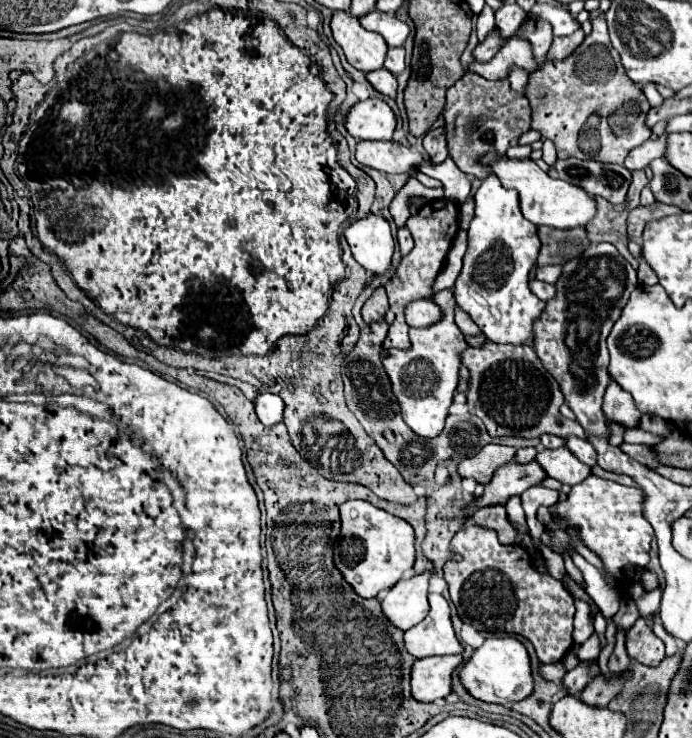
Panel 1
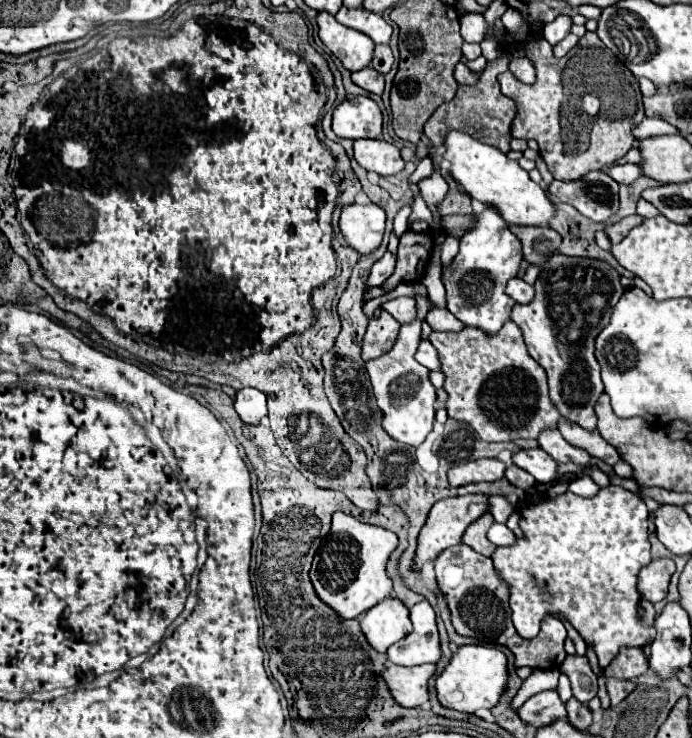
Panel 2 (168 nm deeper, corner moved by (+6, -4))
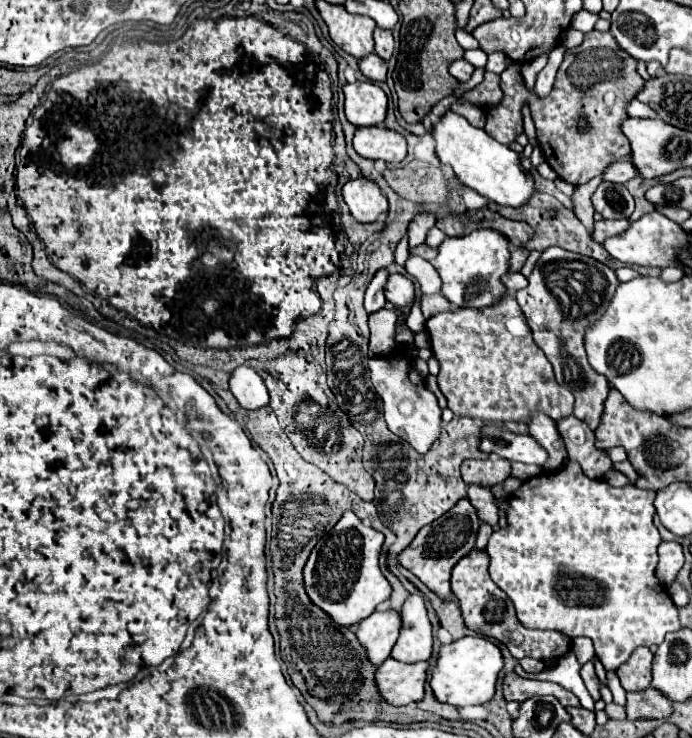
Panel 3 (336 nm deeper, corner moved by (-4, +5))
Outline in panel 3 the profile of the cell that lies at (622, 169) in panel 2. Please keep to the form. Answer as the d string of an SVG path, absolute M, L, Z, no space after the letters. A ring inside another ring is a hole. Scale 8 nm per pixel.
M621 160L603 170L603 180L615 182L615 184L625 184L627 180L631 180L635 176L637 176L635 166L631 166L631 162L621 162Z

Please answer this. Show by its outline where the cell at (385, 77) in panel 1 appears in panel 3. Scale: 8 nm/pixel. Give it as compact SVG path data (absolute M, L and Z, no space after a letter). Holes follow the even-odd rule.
M367 54L365 58L361 58L359 70L365 78L369 78L373 82L383 82L385 74L387 74L387 64L377 54Z

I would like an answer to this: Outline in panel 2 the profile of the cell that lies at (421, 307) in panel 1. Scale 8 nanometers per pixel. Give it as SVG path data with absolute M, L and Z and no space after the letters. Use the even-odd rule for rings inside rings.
M399 297L399 299L387 301L383 303L383 309L387 309L401 325L417 319L417 303L411 297Z

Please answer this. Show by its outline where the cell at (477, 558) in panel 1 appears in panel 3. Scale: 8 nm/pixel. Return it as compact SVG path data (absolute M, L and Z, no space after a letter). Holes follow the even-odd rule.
M473 550L465 558L461 558L451 572L453 574L451 576L451 590L459 600L459 608L463 612L463 620L465 620L467 628L505 644L509 648L511 656L517 658L517 660L529 656L529 658L537 658L537 660L547 662L547 660L559 660L561 656L565 656L571 650L573 640L569 636L561 634L561 632L555 632L555 630L525 628L517 620L515 608L513 608L511 600L507 598L507 594L493 584L487 568L489 568L487 552Z

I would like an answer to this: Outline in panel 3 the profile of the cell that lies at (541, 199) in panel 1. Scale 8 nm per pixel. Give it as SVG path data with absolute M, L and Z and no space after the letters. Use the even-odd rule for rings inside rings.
M447 110L447 114L443 114L433 124L431 136L435 140L435 156L443 164L449 164L453 168L461 184L473 188L475 192L489 198L491 202L517 208L525 204L535 192L533 176L521 168L519 154L509 150L505 144L493 140L485 130L471 126L467 118Z

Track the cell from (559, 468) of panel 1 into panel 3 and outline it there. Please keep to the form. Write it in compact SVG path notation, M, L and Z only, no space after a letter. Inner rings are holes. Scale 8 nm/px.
M485 424L485 428L481 430L479 450L497 454L499 458L505 458L509 462L543 466L547 460L547 452L531 436L503 430L497 424Z

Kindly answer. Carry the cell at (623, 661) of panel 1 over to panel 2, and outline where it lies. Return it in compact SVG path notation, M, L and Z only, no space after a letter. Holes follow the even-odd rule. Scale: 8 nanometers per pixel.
M607 679L607 693L609 693L609 697L611 697L611 705L617 705L621 699L625 699L635 687L637 687L637 683Z

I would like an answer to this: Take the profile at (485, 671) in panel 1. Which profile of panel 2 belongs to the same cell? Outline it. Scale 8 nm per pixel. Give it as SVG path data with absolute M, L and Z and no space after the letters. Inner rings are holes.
M463 645L457 653L453 653L451 663L437 677L435 687L441 705L463 713L475 713L483 707L493 709L499 703L499 699L507 691L507 679L507 655L501 649L487 645Z

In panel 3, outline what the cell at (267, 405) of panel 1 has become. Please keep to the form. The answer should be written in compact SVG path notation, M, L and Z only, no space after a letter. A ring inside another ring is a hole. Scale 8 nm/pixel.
M237 366L229 378L229 390L247 410L259 410L269 404L269 392L263 378L249 366Z

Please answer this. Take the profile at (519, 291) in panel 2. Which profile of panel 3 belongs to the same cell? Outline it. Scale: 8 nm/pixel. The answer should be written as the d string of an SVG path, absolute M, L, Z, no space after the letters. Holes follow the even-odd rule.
M509 272L507 276L503 276L503 284L509 288L509 292L517 292L527 286L527 278L521 272Z

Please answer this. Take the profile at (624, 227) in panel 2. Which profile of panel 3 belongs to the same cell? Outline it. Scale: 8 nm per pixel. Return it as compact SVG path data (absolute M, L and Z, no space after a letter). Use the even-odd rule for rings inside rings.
M599 220L595 222L595 228L591 232L591 238L595 238L595 242L603 242L609 236L617 236L623 230L627 230L629 220Z

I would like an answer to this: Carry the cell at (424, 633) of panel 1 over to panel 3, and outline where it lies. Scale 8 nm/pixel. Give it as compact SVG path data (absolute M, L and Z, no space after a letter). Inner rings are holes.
M409 596L403 602L401 622L403 622L403 630L399 634L397 644L393 646L391 658L405 664L429 660L433 636L431 636L427 610L425 610L425 600L421 596Z

